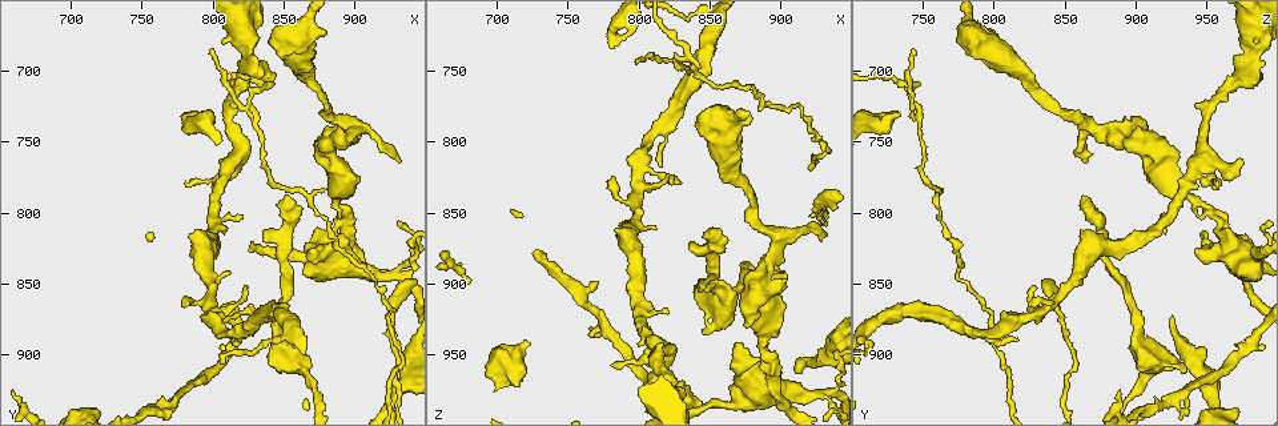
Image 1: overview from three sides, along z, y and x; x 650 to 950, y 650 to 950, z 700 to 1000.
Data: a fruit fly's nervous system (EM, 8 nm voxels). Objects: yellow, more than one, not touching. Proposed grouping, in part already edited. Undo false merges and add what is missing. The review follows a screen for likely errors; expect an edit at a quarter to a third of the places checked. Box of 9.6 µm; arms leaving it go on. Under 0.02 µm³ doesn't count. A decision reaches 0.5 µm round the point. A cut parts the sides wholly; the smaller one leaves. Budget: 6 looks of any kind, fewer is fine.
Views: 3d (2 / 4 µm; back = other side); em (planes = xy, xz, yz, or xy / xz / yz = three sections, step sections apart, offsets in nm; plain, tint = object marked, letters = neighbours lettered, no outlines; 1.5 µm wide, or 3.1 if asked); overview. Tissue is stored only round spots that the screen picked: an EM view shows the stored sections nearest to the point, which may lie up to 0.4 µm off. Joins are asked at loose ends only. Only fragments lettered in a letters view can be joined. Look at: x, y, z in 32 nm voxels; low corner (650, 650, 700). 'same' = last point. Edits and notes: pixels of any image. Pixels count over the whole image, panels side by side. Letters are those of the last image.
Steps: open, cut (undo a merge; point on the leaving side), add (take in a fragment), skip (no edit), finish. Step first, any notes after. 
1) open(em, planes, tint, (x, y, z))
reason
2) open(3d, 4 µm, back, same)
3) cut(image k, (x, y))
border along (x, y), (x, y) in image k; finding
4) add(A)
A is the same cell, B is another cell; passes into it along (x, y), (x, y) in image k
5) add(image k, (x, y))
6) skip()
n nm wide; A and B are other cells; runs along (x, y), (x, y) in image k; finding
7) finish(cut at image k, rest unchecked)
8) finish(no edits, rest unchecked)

open(3d, 2 µm, (844, 704, 982))
free end

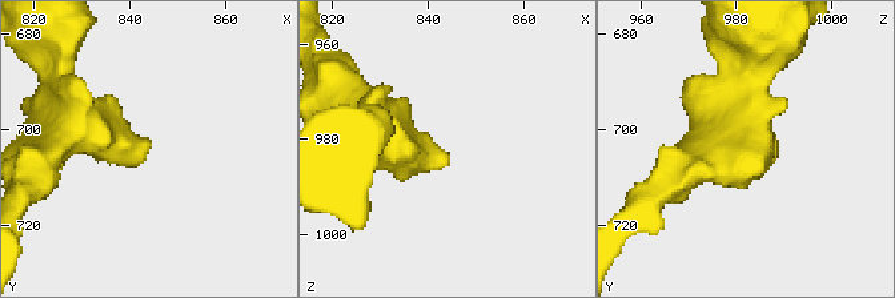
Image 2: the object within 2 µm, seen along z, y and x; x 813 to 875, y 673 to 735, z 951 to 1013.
open(em, xz, step 4, letters, (845, 703, 983))
need the tissue

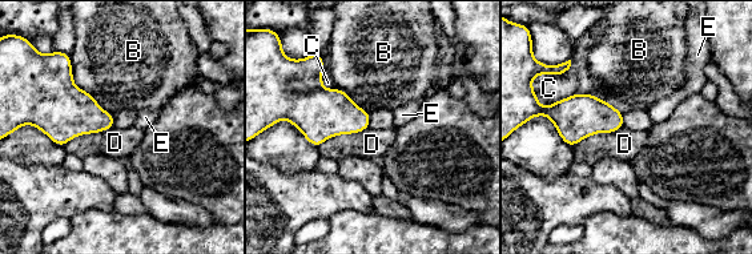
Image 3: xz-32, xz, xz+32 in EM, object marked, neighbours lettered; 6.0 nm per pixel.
open(em, planes, letters, same)

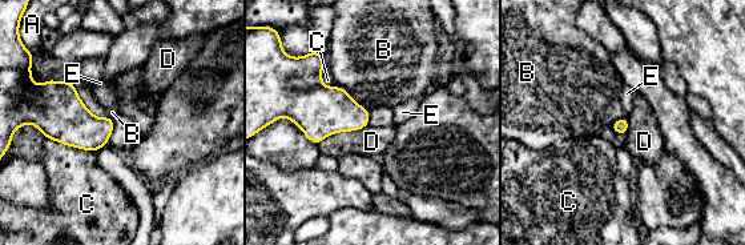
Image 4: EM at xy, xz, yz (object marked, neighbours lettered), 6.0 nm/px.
skip()
D touches over 340 nm; A, B, C, D and E are other cells; border along (337, 85), (342, 87), (367, 111) in image 4; none of them fits

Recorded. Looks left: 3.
open(em, yz, step 4, tint, (814, 842, 862))

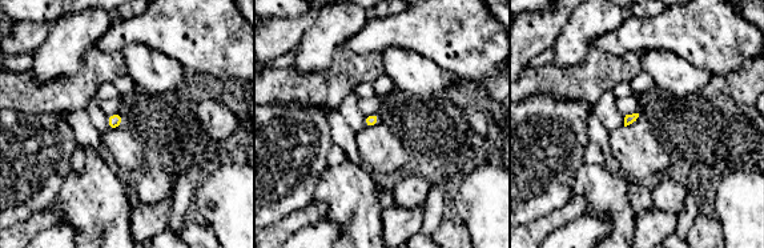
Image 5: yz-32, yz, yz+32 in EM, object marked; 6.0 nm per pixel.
open(em, planes, letters, same)

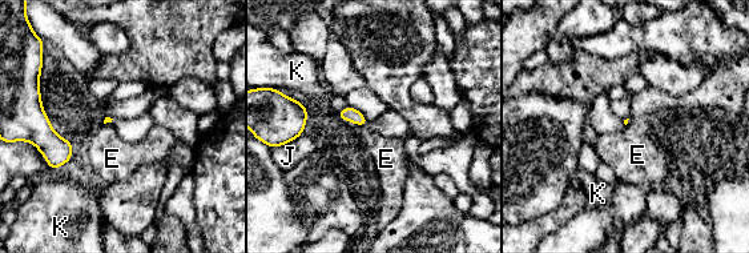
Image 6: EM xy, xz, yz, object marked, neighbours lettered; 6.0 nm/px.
skip()
E, J and K are other cells; border along (361, 125), (366, 127) in image 6; no lettered fragment goes on from it

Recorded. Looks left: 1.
finish(no edits, rest unchecked)

